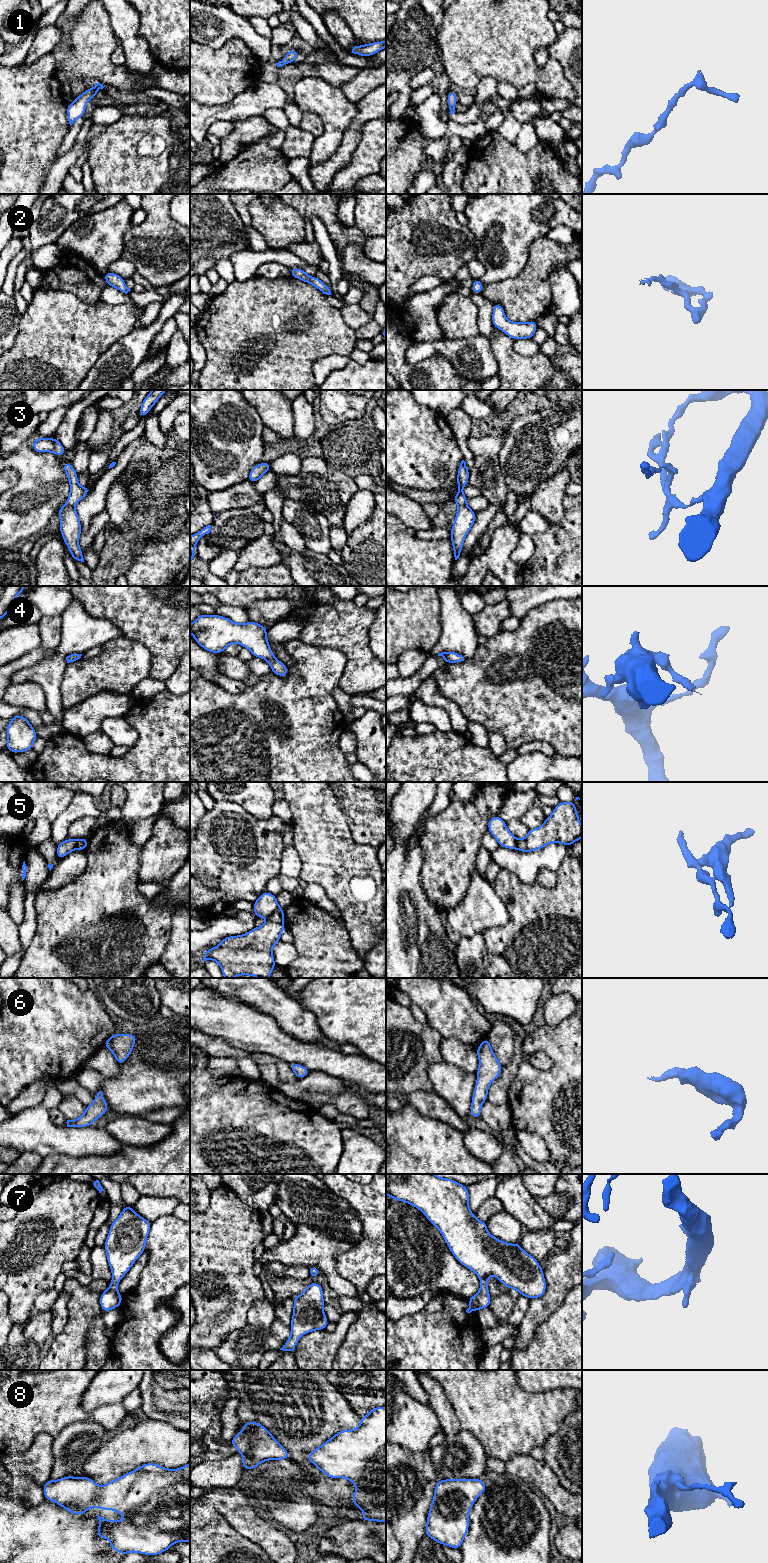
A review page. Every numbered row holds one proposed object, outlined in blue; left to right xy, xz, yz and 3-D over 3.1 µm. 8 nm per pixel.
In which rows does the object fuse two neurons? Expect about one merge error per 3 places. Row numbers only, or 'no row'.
3, 5

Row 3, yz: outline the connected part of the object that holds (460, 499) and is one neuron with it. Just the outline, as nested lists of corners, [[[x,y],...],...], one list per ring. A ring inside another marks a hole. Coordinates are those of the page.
[[[464,460],[461,461],[459,468],[458,468],[458,474],[457,474],[457,486],[459,488],[459,491],[454,496],[453,501],[458,505],[464,505],[467,502],[467,497],[463,493],[463,488],[466,486],[469,480],[469,473],[470,471],[467,469],[466,462]]]

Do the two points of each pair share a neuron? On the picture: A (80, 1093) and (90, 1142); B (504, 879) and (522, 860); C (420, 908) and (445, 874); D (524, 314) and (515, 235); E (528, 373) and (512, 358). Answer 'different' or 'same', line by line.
A: different
B: different
C: different
D: different
E: same

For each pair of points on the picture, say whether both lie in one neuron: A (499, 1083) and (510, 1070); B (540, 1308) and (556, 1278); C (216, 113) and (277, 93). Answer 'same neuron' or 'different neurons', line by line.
A: same neuron
B: same neuron
C: same neuron

